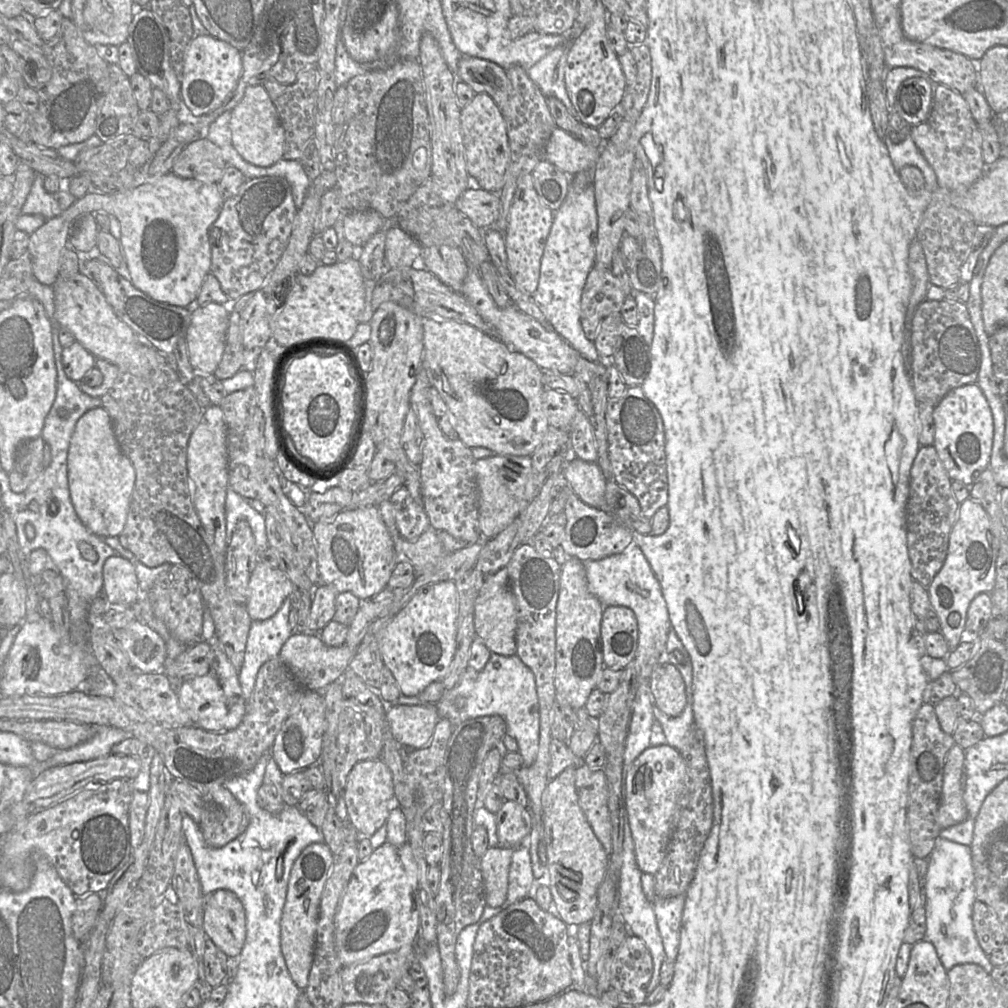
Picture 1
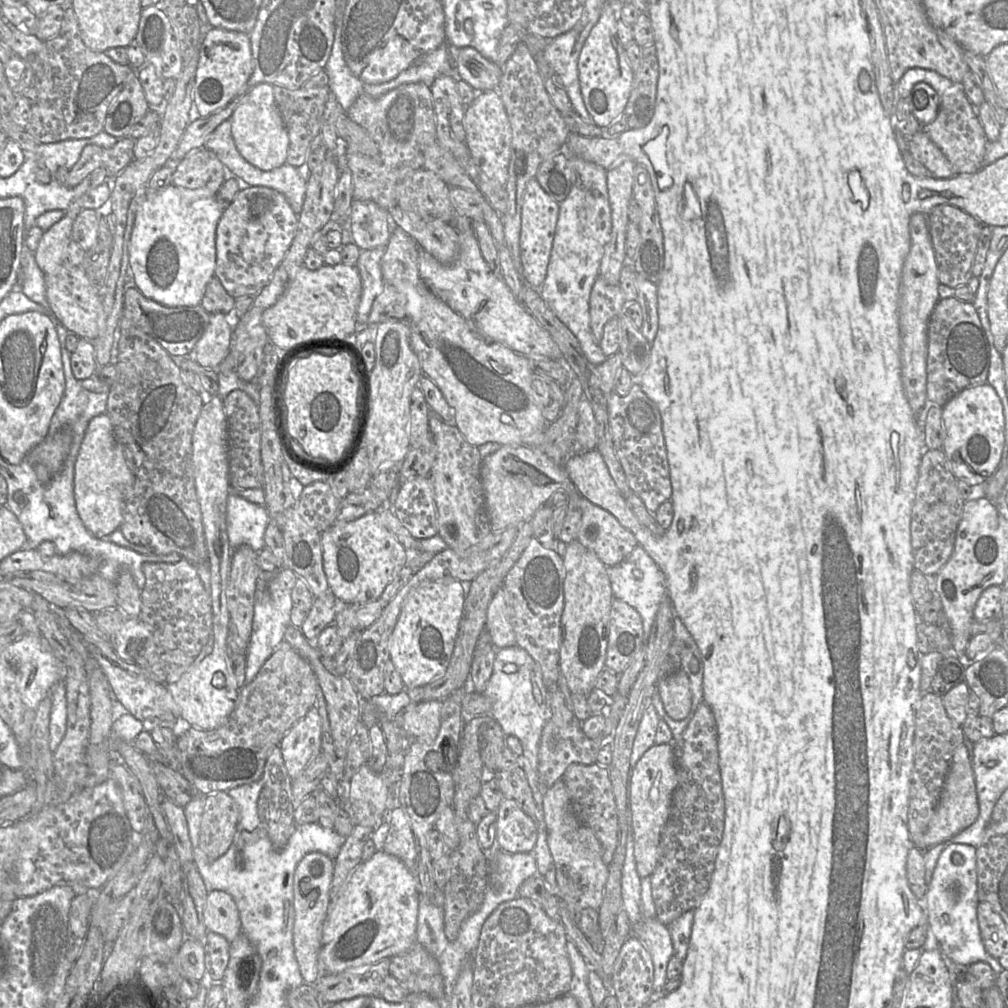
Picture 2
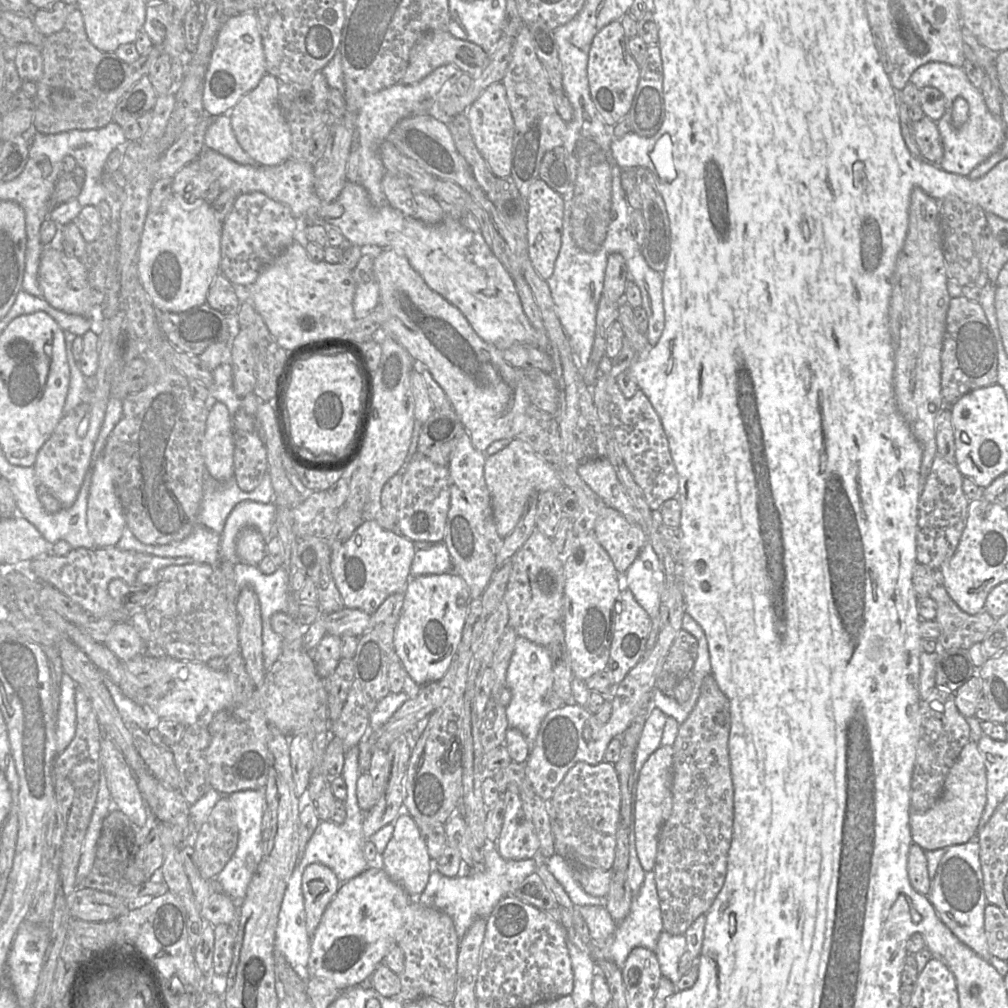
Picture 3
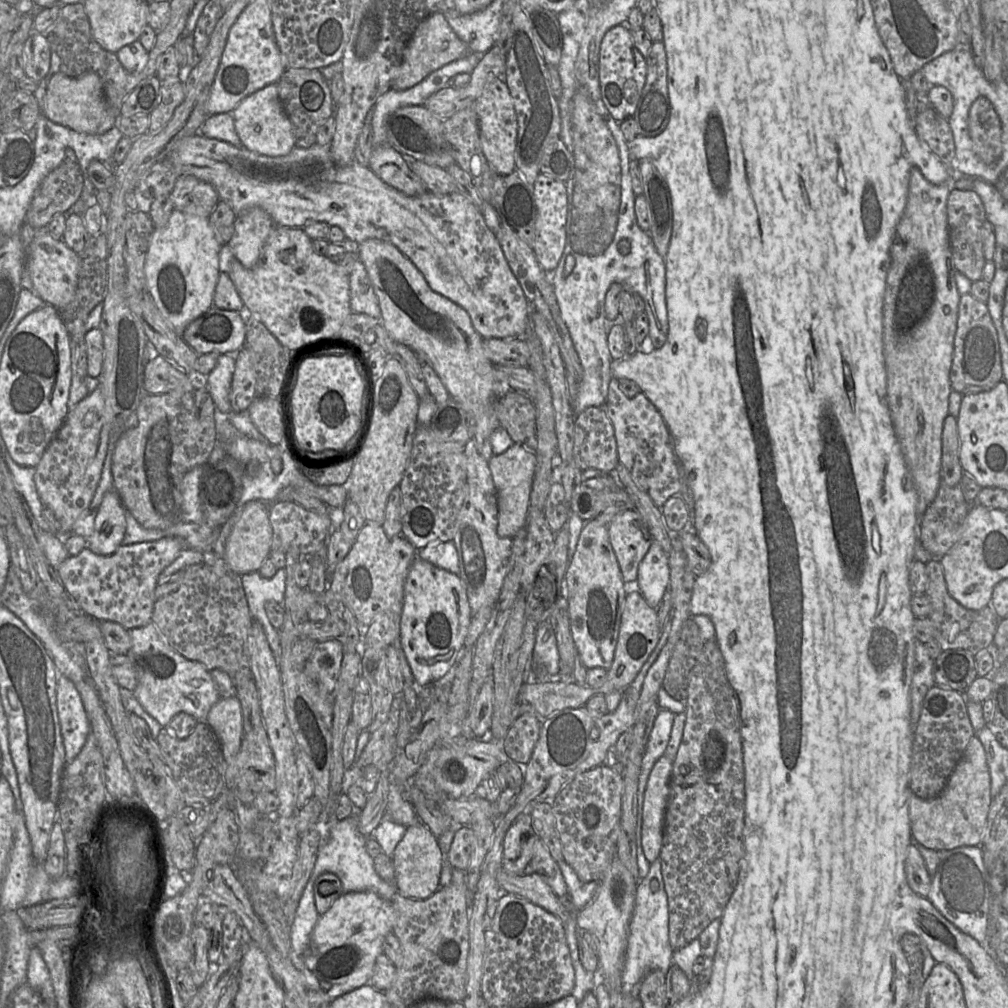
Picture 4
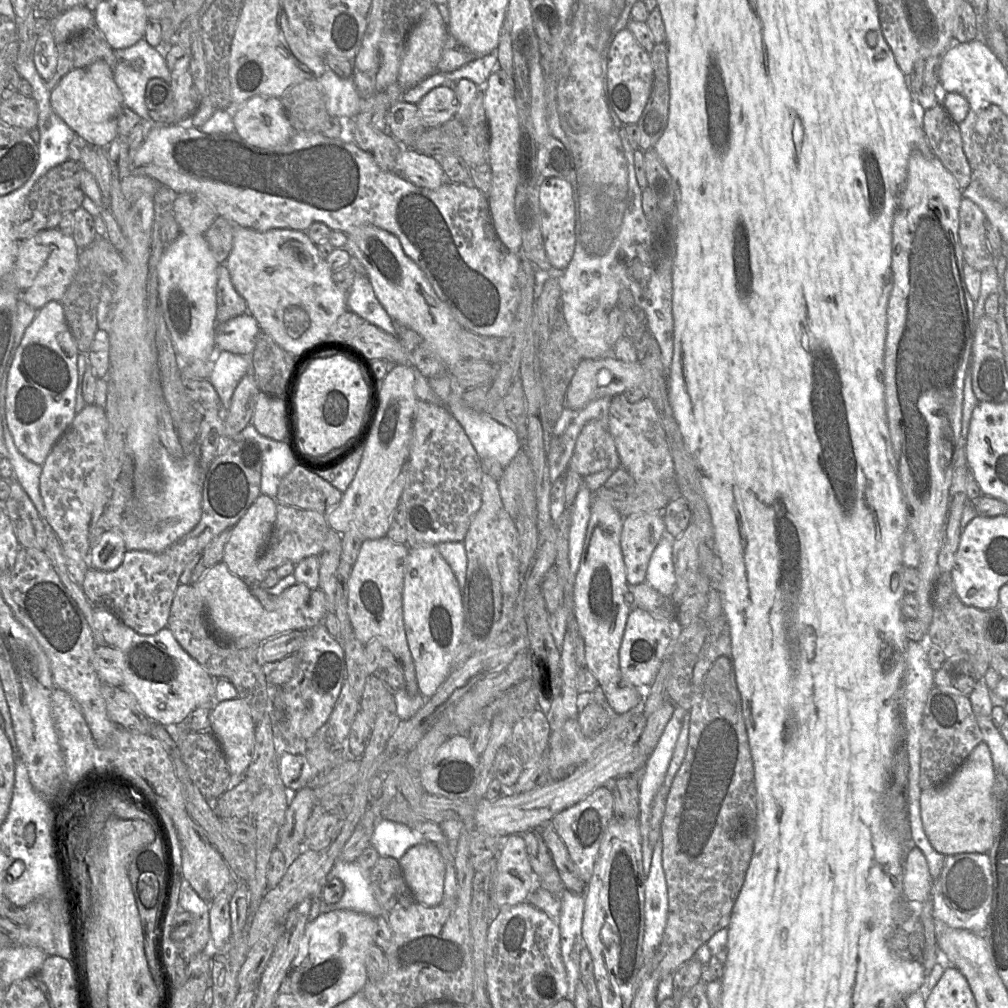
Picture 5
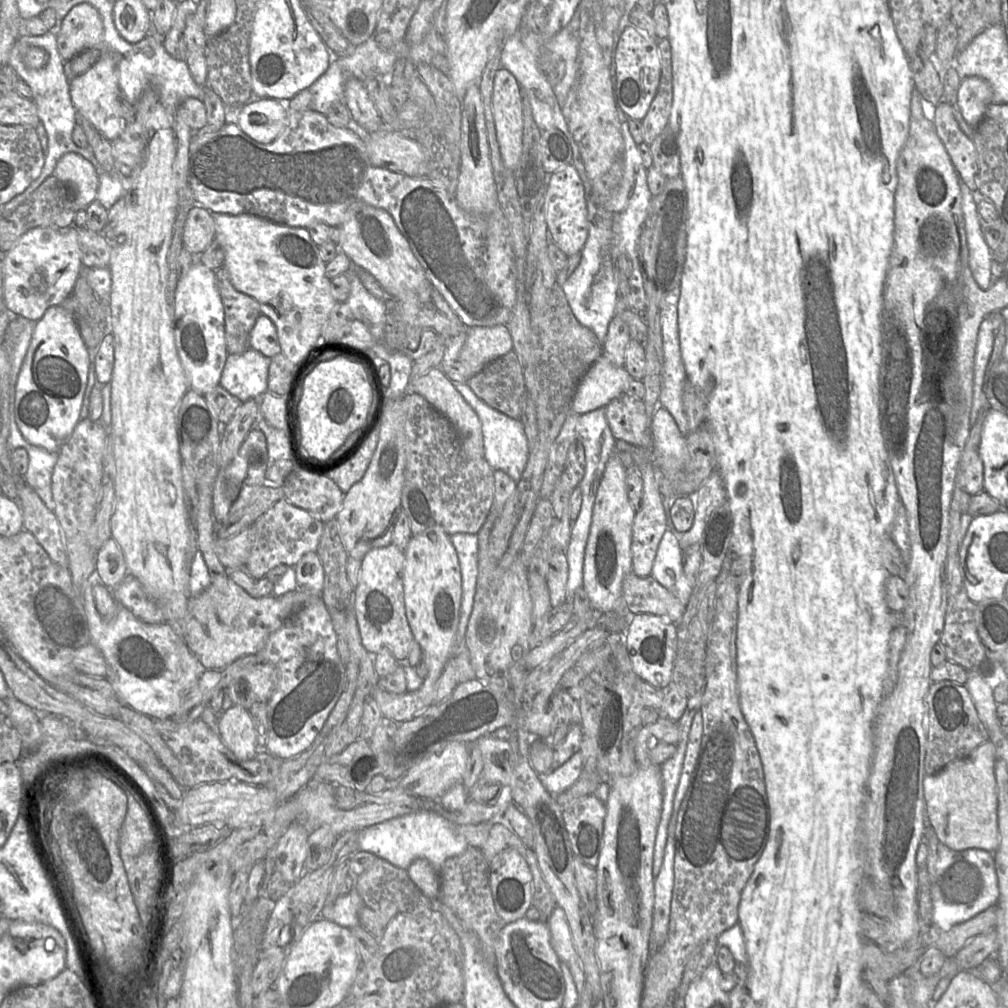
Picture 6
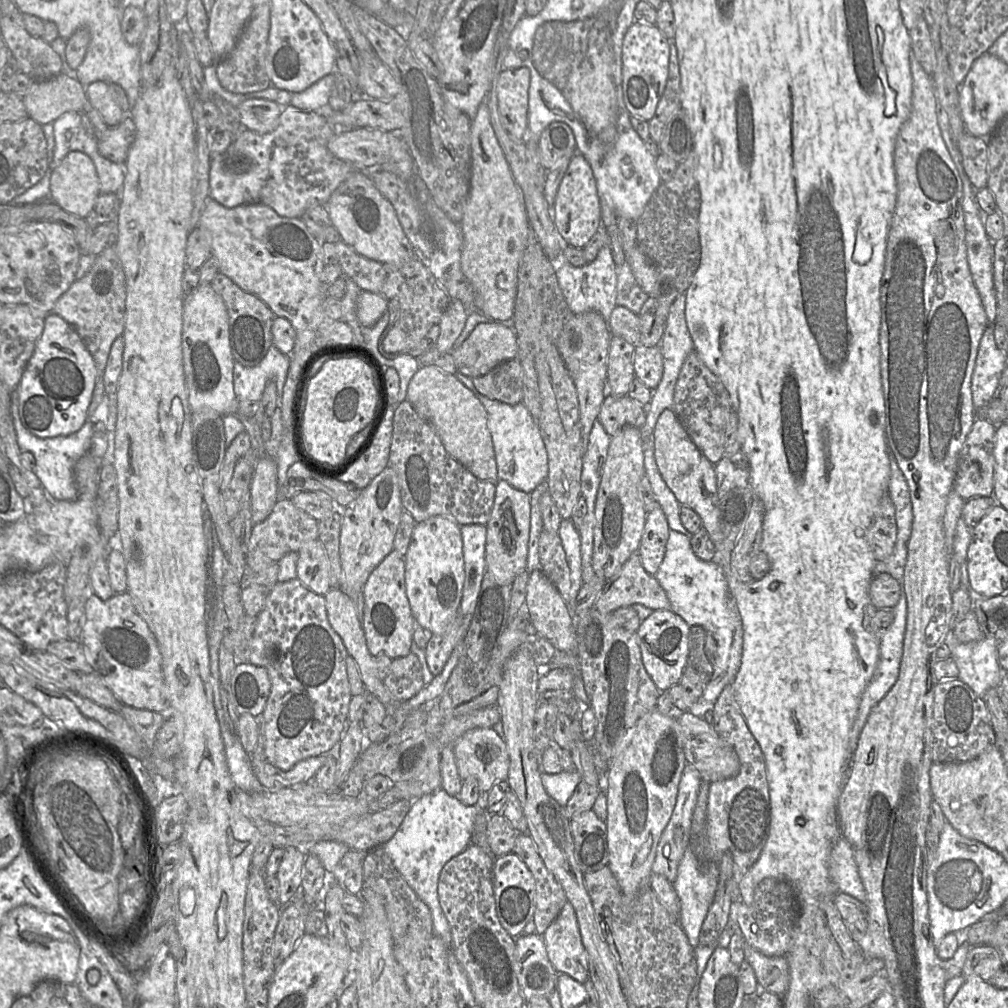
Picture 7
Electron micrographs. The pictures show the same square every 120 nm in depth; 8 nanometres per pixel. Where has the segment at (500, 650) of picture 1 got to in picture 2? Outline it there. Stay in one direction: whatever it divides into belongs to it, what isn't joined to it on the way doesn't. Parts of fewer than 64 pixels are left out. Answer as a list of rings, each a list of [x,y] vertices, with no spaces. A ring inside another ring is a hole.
[[[503,587],[498,588],[488,606],[485,630],[489,633],[496,649],[516,645],[515,633],[508,618]]]

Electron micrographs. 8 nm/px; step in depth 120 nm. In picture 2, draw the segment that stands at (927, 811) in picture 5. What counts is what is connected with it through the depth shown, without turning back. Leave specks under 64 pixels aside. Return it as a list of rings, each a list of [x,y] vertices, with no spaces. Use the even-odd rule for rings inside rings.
[[[964,742],[953,754],[940,802],[928,824],[921,843],[918,844],[918,848],[922,851],[926,851],[928,848],[942,843],[963,831],[972,825],[979,815],[975,777],[972,768],[971,745]]]

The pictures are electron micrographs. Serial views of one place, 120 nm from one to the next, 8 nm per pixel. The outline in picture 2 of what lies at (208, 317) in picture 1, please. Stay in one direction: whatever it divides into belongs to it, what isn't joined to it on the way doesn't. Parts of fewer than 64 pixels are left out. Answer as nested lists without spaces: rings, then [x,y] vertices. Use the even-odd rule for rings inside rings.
[[[216,312],[210,313],[209,324],[196,343],[193,358],[204,368],[217,370],[232,347],[234,318]]]

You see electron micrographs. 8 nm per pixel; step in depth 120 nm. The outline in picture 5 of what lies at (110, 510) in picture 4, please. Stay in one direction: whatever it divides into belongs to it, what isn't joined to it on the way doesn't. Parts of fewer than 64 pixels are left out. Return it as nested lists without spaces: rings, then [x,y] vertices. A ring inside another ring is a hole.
[[[106,531],[91,550],[89,566],[100,571],[113,571],[121,565],[126,551],[121,532]]]

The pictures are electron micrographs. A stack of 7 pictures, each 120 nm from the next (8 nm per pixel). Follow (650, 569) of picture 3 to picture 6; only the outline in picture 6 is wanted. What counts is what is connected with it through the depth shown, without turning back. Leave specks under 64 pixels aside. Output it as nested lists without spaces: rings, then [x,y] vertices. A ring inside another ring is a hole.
[[[667,529],[660,541],[651,576],[685,606],[692,594],[693,584],[683,569],[683,551],[678,539]]]

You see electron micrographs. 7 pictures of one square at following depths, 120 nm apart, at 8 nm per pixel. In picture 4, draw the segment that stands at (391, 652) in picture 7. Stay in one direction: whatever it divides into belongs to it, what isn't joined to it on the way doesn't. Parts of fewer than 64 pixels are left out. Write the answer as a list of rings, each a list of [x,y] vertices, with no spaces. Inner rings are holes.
[[[366,522],[347,556],[336,566],[330,579],[330,587],[322,595],[324,604],[332,600],[345,602],[353,611],[360,627],[364,629],[379,614],[386,614],[394,621],[396,624],[396,638],[393,646],[399,657],[404,680],[419,695],[422,687],[413,676],[399,637],[404,604],[404,584],[416,556],[416,548],[402,534],[389,537],[381,525]]]

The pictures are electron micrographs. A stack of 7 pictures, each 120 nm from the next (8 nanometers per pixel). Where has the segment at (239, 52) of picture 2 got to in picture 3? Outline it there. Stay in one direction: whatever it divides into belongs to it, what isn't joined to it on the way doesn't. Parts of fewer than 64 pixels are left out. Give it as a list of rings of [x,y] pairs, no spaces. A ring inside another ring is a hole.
[[[256,12],[227,18],[220,27],[204,77],[202,102],[205,113],[212,117],[229,114],[230,110],[266,74],[265,54]]]

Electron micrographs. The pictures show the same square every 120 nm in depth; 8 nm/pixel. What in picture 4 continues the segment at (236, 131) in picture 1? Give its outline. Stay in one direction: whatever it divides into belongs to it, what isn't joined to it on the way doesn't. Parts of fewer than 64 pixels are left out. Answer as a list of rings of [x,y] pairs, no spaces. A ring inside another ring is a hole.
[[[278,82],[244,98],[232,112],[236,133],[246,149],[271,157],[284,156],[295,147],[292,123],[280,99]]]

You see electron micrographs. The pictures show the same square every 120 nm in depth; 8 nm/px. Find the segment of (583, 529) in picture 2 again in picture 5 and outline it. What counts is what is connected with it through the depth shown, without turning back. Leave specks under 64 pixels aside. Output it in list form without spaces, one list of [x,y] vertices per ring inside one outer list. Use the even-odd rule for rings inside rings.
[[[662,512],[624,518],[620,544],[629,586],[645,582],[650,558],[664,531]]]

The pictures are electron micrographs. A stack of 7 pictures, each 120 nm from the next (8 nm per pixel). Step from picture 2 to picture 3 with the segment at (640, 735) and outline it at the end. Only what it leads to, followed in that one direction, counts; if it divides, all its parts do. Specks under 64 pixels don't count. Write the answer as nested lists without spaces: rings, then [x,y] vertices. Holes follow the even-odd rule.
[[[653,707],[645,721],[638,745],[636,748],[634,773],[629,779],[629,787],[632,793],[632,814],[635,816],[636,784],[639,772],[649,756],[662,744],[662,734],[667,716],[658,708]]]

